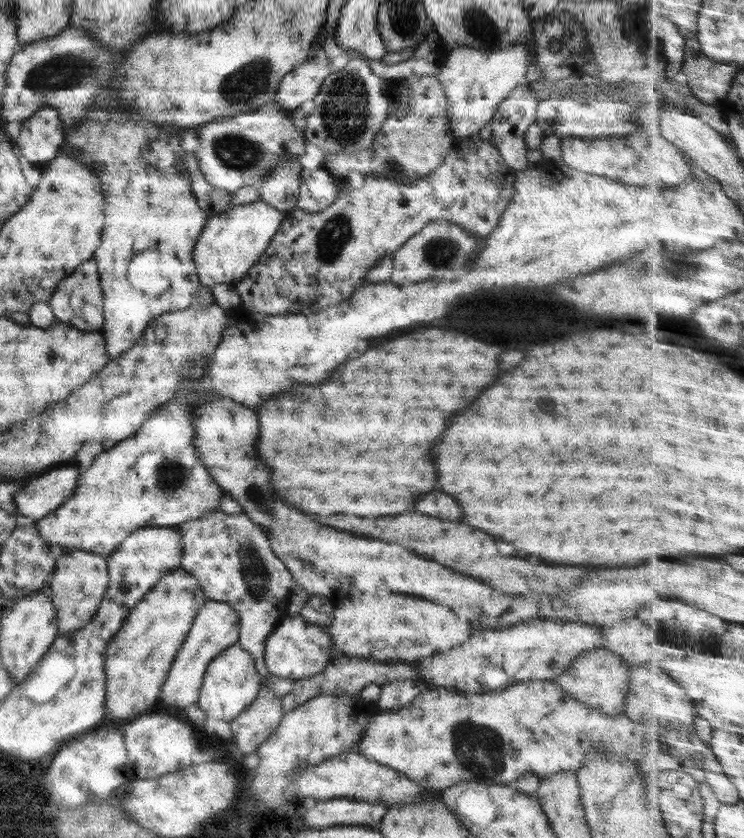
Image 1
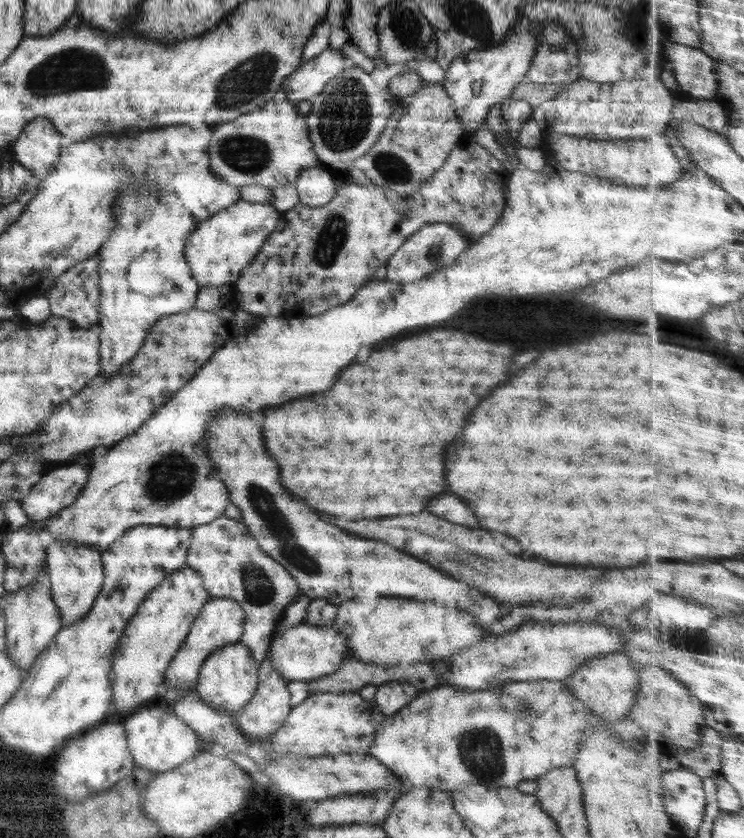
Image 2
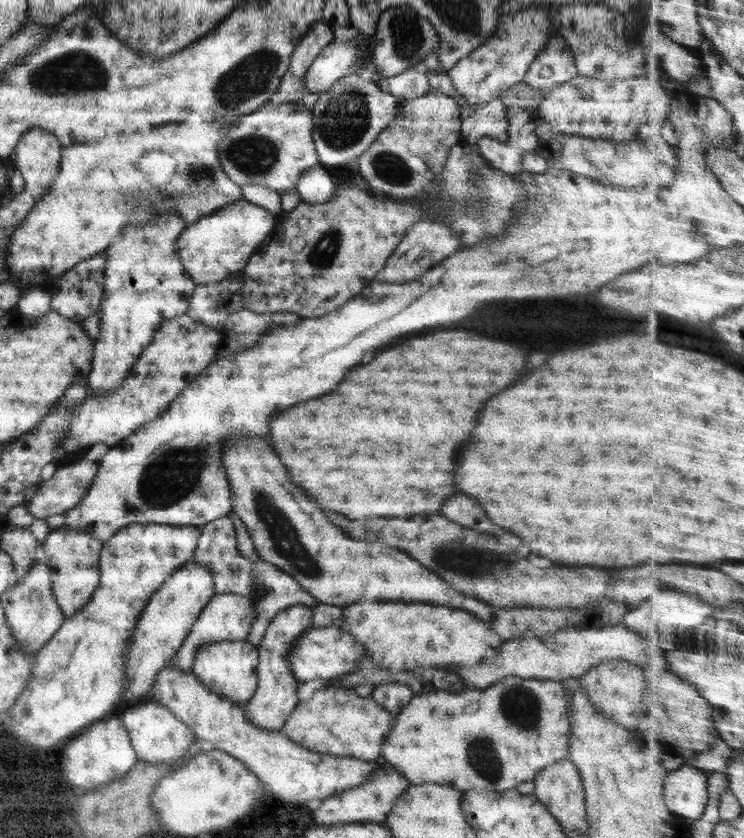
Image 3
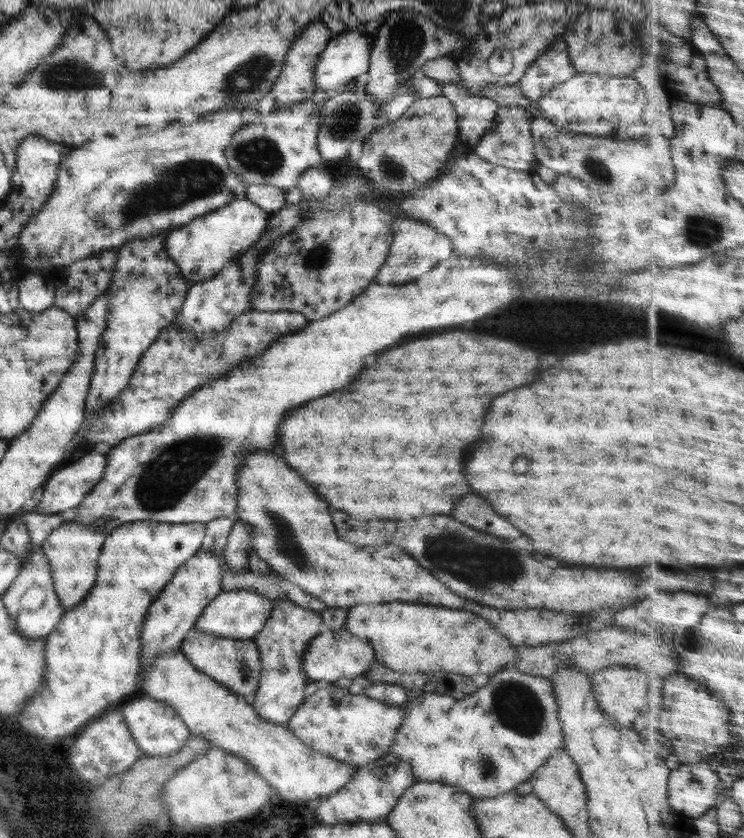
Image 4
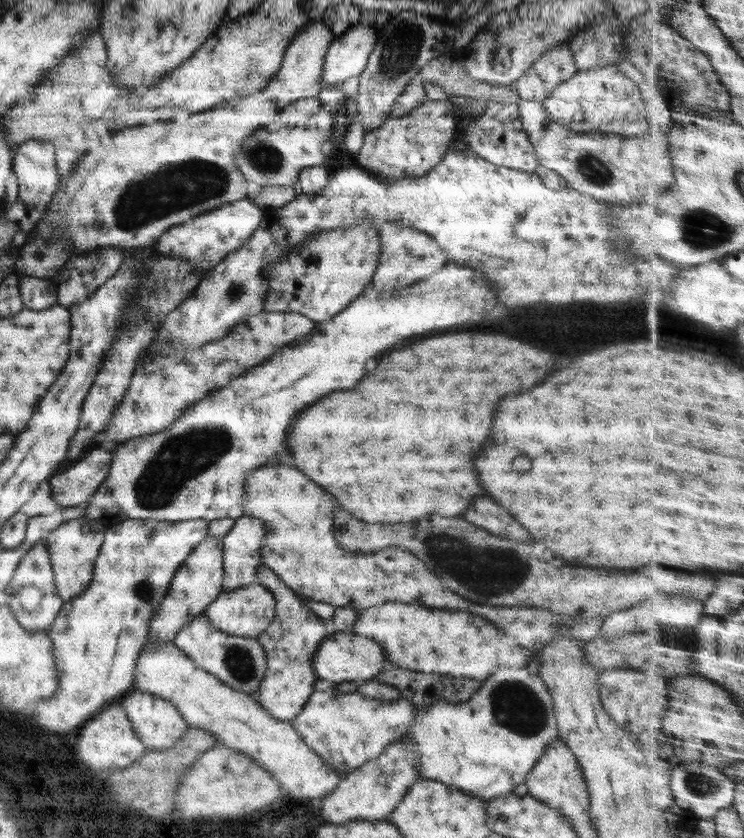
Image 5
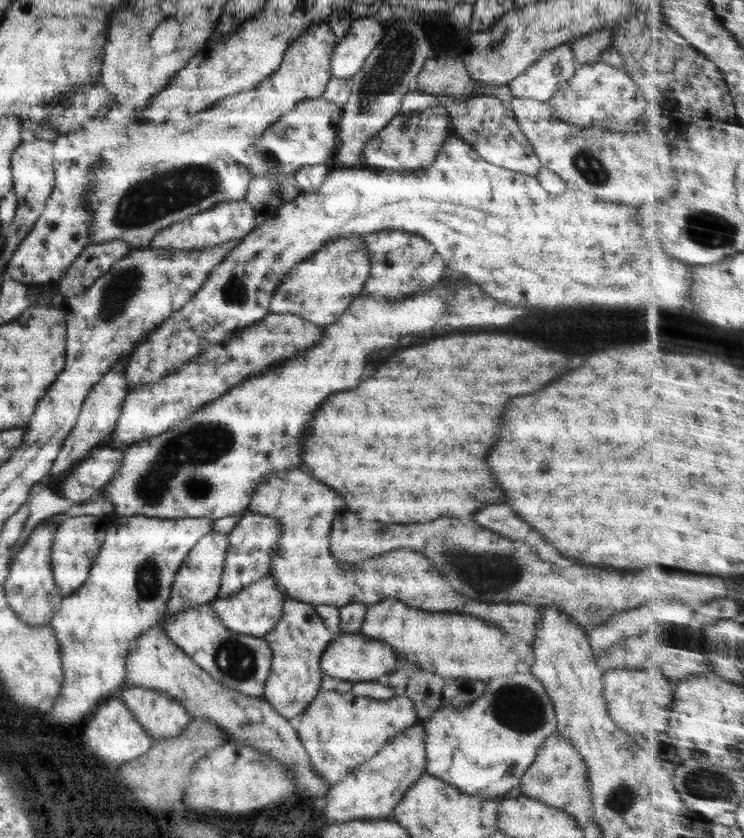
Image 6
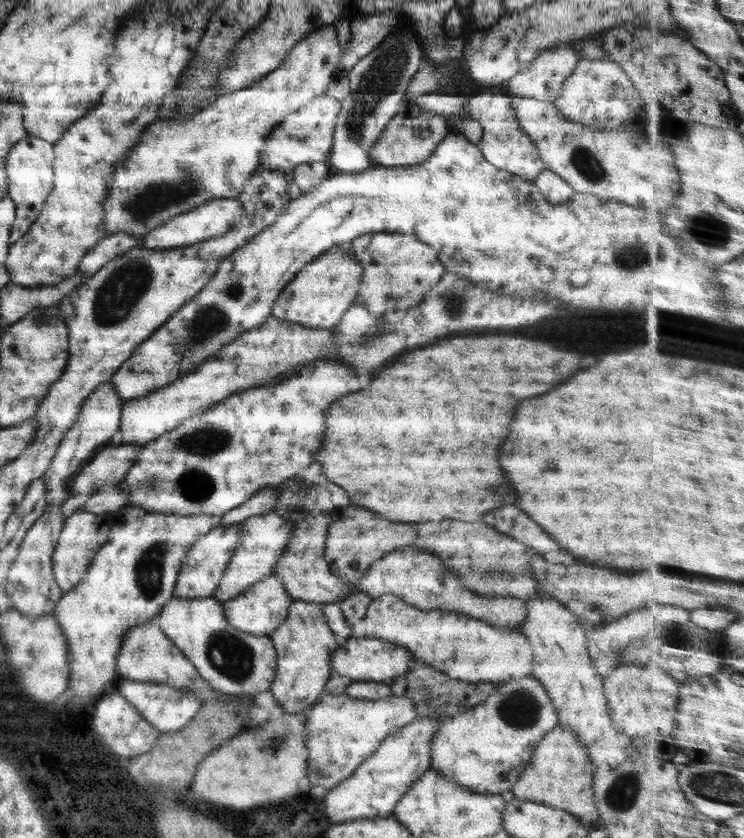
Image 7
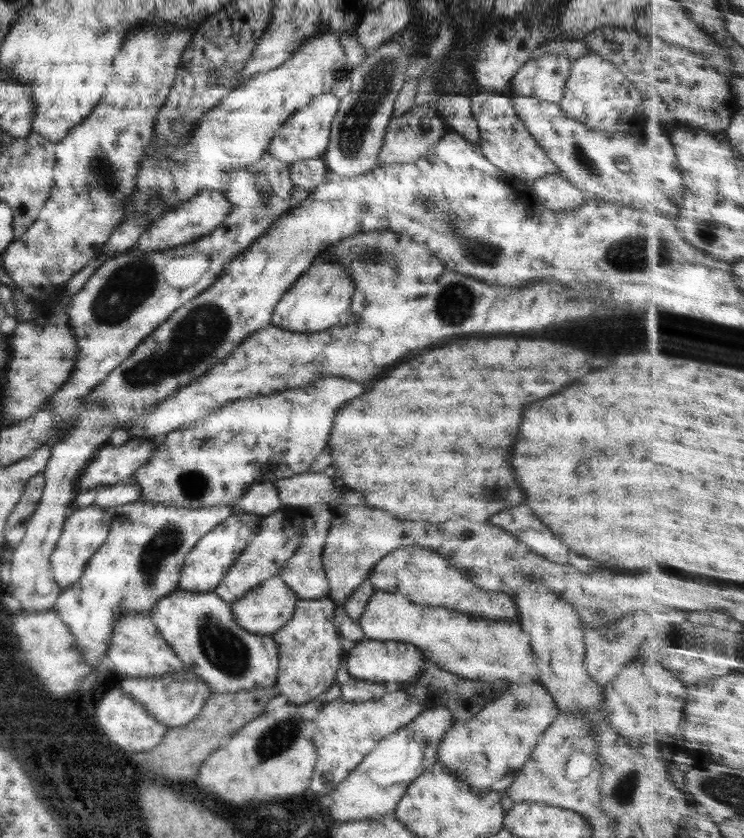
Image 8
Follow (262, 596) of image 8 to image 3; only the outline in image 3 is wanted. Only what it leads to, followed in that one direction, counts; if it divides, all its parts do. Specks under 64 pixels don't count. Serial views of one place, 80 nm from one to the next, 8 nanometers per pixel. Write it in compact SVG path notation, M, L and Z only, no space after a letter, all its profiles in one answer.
M214 594L209 602L201 609L198 617L193 622L183 644L178 647L172 656L170 665L184 673L192 673L191 666L196 650L202 644L214 643L215 641L238 642L245 641L249 634L250 626L254 619L254 604L249 597L227 594Z

